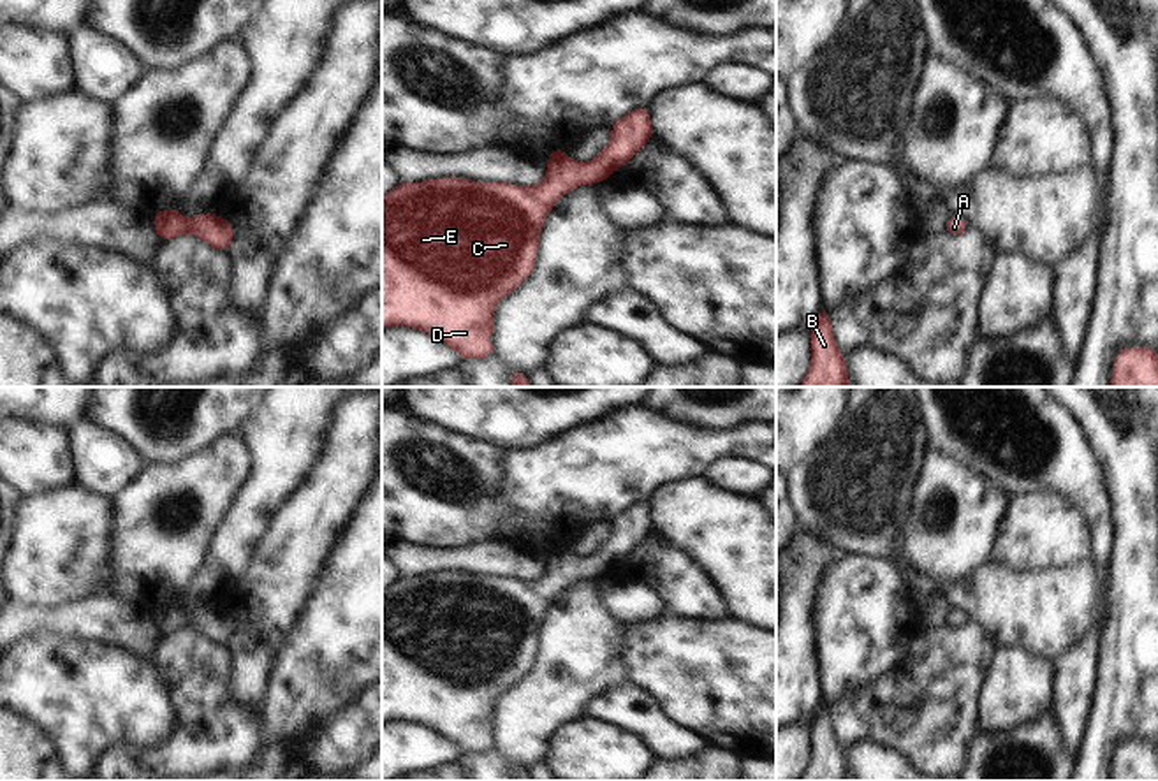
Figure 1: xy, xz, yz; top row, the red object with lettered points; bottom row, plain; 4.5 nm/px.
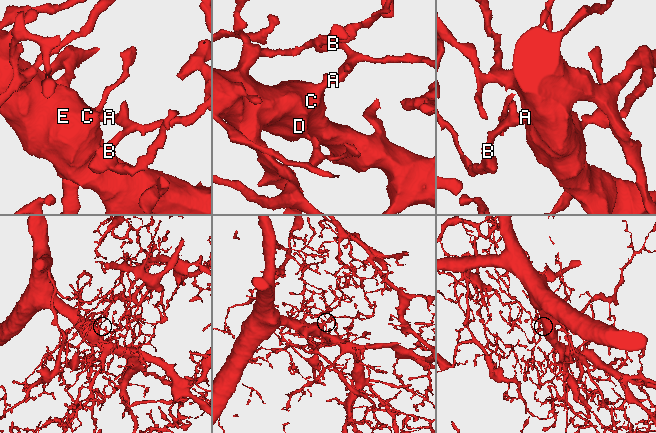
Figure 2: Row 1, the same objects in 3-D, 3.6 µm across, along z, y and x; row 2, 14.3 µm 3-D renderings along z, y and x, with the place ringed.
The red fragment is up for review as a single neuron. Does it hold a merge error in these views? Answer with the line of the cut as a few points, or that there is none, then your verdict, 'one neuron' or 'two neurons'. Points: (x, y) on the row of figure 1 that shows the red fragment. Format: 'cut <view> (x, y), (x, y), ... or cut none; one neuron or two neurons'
cut none; one neuron

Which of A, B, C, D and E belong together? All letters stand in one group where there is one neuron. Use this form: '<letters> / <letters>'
A B C D E

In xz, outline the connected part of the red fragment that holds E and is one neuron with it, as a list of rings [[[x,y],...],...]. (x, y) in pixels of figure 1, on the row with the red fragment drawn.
[[[648,107],[616,120],[609,144],[590,162],[574,162],[565,148],[547,155],[547,174],[535,186],[479,183],[456,176],[398,183],[382,197],[382,329],[414,327],[443,341],[463,359],[495,355],[495,306],[537,264],[546,216],[572,188],[607,181],[653,137]]]

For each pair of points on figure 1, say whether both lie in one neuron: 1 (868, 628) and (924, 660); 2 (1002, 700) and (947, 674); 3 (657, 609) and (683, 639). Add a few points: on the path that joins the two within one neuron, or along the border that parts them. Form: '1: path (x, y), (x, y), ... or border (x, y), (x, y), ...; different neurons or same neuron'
1: border (910, 641), (905, 656), (879, 678); different neurons
2: border (996, 651), (981, 688), (979, 725); different neurons
3: border (667, 614), (629, 625); different neurons

